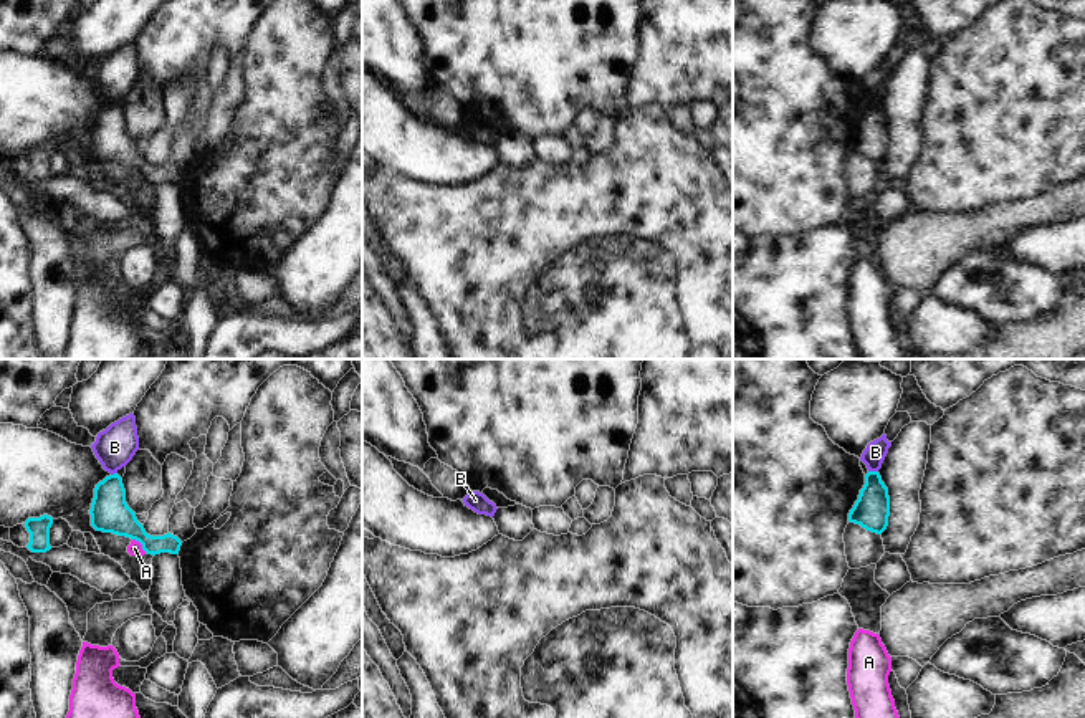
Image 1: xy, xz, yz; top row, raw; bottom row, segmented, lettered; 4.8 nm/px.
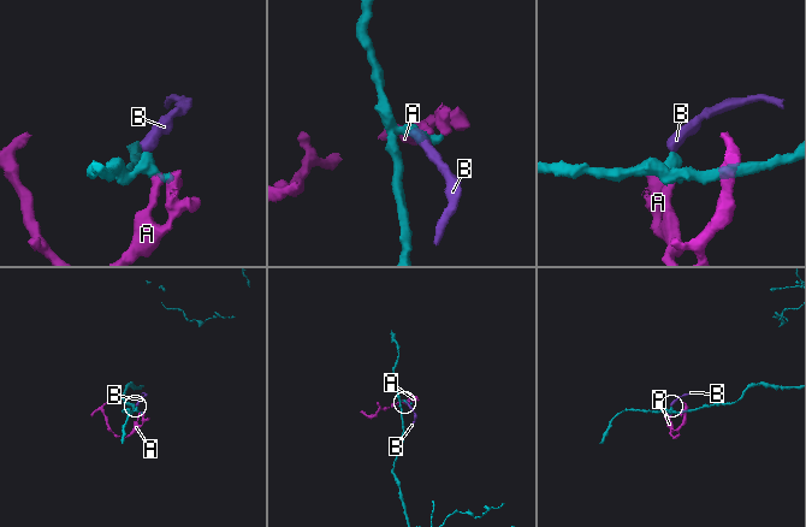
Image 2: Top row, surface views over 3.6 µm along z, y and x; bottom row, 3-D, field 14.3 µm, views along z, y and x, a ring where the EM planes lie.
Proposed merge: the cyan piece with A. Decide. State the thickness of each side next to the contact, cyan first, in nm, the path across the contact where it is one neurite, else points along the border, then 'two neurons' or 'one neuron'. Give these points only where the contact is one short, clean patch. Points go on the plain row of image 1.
190 nm thick on the cyan side, 70 nm on the other; border along xy (133, 167), (146, 181); two neurons

